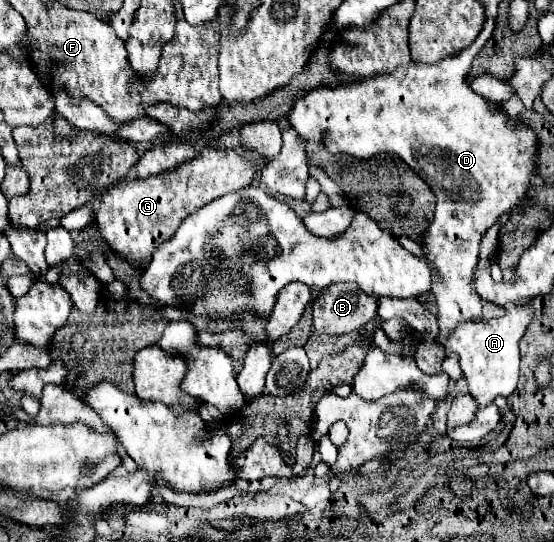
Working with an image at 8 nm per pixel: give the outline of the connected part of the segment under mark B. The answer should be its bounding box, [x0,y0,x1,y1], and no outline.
[312,283,376,335]

